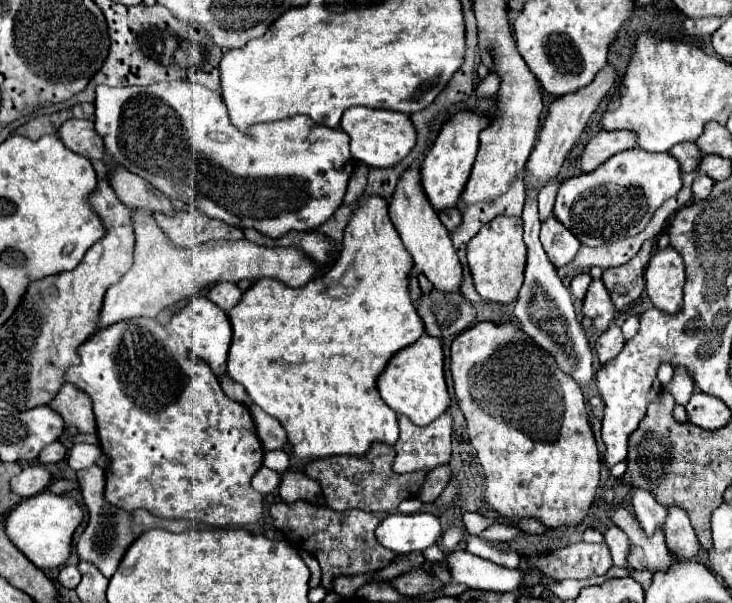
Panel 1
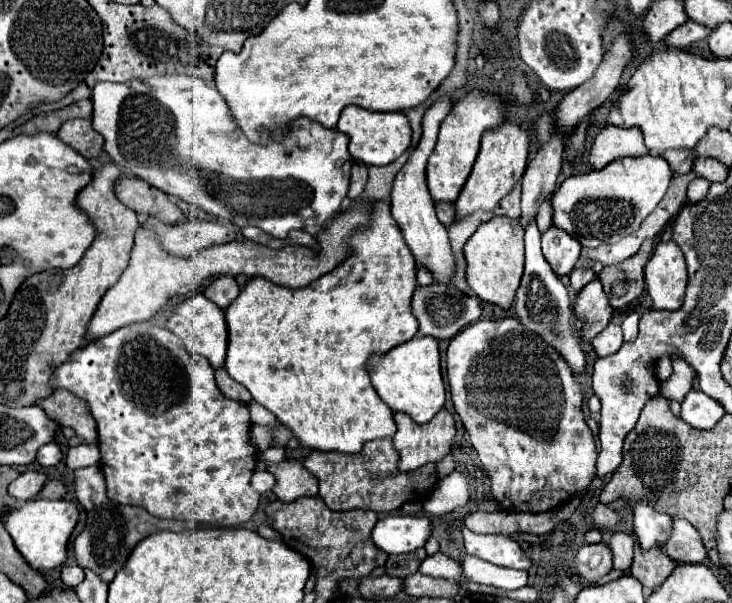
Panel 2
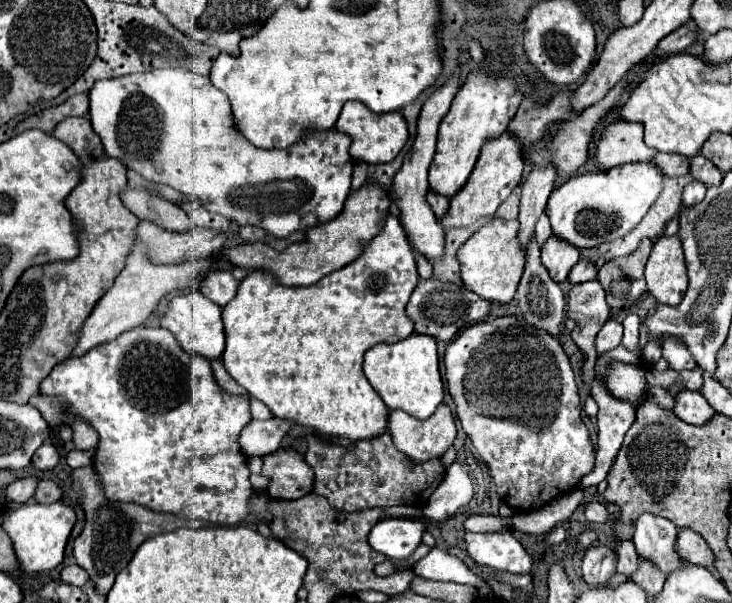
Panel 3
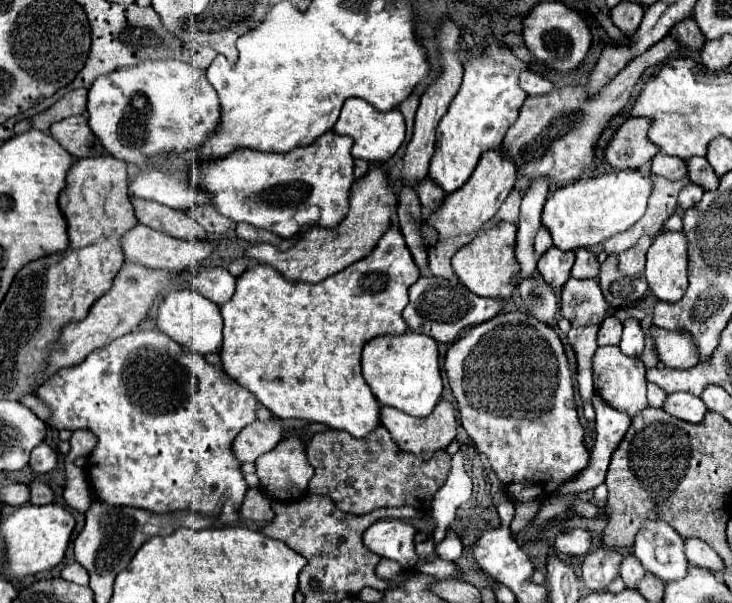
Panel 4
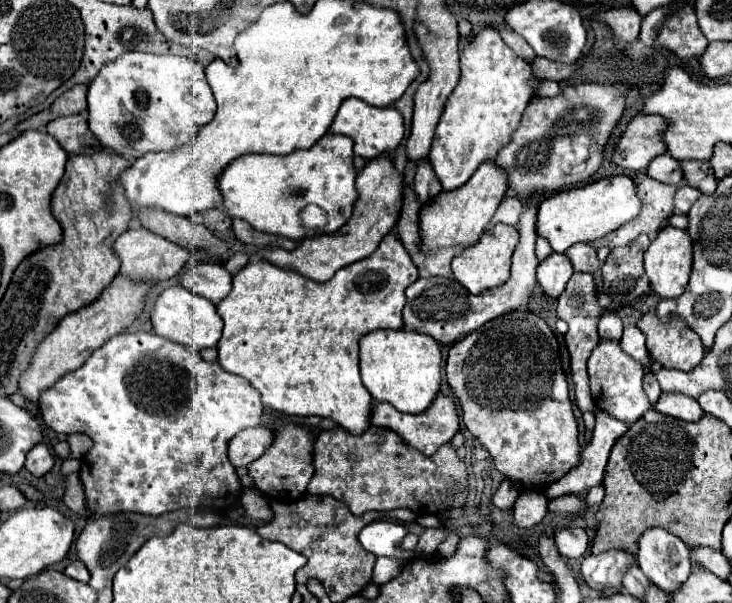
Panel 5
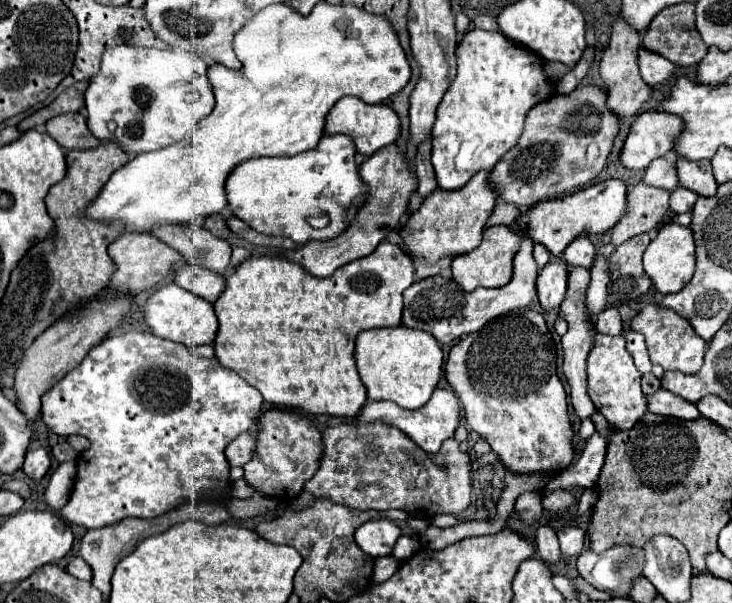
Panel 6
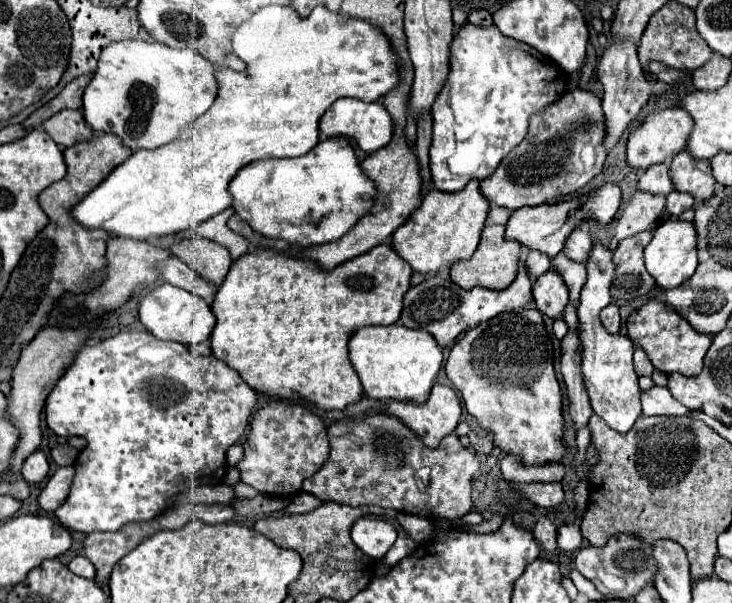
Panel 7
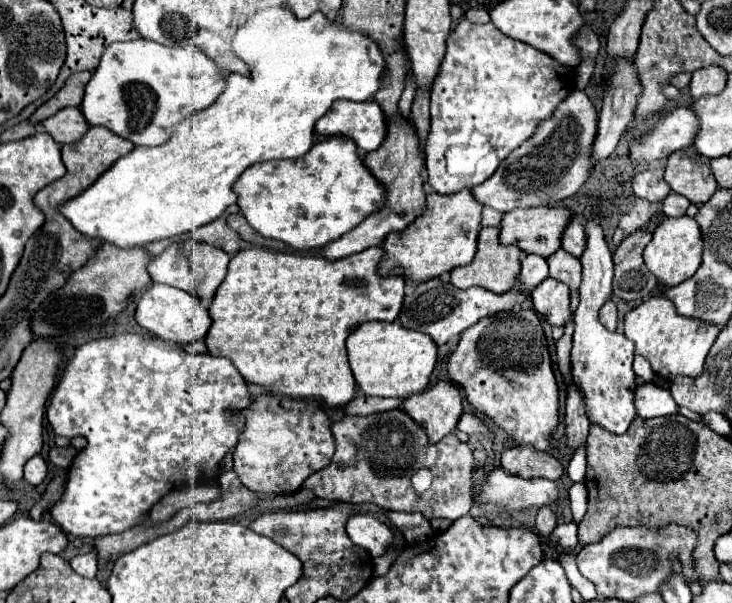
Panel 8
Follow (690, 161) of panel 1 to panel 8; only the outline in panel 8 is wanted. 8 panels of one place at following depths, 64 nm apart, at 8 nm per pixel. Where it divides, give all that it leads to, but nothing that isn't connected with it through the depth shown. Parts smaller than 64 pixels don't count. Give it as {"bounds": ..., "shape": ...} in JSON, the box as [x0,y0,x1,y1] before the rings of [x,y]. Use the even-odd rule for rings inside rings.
{"bounds":[632,168,670,202],"shape":[[[656,168],[656,170],[646,170],[640,172],[632,178],[632,190],[638,198],[644,198],[648,202],[662,202],[662,198],[666,198],[670,194],[670,186],[666,186],[664,178],[662,178],[664,170]]]}

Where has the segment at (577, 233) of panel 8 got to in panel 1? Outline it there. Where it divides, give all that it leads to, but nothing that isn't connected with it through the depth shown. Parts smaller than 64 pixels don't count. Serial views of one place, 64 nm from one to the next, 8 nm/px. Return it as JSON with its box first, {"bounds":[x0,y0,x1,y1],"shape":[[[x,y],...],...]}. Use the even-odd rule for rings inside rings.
{"bounds":[570,274,592,302],"shape":[[[576,274],[576,276],[572,278],[570,290],[572,290],[572,296],[574,296],[576,302],[582,302],[582,298],[584,298],[590,282],[592,282],[592,276],[590,276],[590,274]]]}

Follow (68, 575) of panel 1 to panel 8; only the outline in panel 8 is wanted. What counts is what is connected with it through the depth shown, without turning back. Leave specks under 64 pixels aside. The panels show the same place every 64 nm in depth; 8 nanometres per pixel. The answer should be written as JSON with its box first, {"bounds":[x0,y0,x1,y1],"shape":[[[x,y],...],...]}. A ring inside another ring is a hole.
{"bounds":[70,552,98,578],"shape":[[[90,552],[90,554],[84,554],[84,556],[76,556],[70,566],[74,568],[74,572],[78,572],[80,576],[86,576],[86,578],[96,578],[96,572],[98,572],[98,566],[96,566],[96,554]]]}

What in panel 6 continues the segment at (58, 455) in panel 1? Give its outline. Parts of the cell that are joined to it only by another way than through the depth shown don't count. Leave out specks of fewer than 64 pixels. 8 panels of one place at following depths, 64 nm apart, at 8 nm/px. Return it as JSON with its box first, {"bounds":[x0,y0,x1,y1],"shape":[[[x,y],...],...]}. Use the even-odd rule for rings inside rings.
{"bounds":[24,446,50,480],"shape":[[[36,446],[36,448],[30,448],[26,452],[26,460],[24,460],[24,474],[30,478],[30,480],[40,480],[50,468],[50,456],[46,454],[44,448]]]}

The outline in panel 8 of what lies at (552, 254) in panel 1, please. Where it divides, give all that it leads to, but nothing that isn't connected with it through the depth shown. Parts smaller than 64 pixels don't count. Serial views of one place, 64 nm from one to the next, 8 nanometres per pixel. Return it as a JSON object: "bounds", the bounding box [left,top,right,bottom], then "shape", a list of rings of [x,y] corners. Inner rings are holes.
{"bounds":[532,278,570,328],"shape":[[[546,278],[534,292],[532,292],[534,310],[542,314],[542,318],[552,328],[564,328],[570,318],[570,290],[564,282],[558,282],[554,278]]]}

